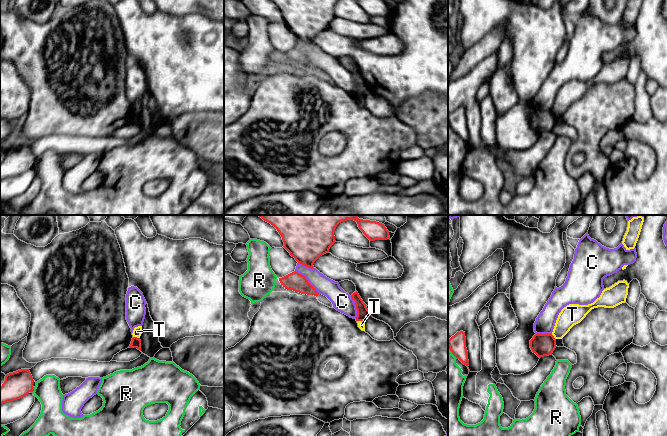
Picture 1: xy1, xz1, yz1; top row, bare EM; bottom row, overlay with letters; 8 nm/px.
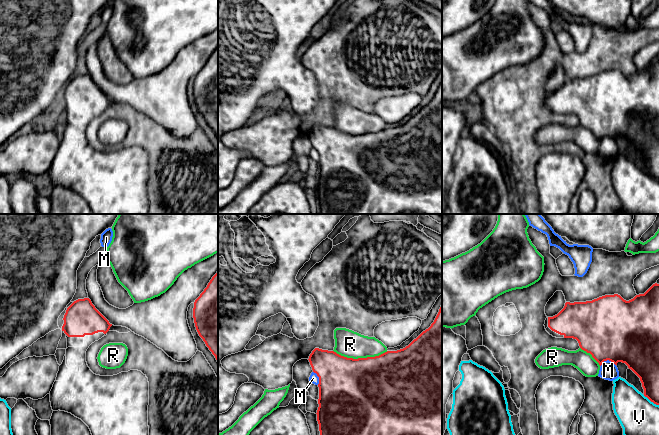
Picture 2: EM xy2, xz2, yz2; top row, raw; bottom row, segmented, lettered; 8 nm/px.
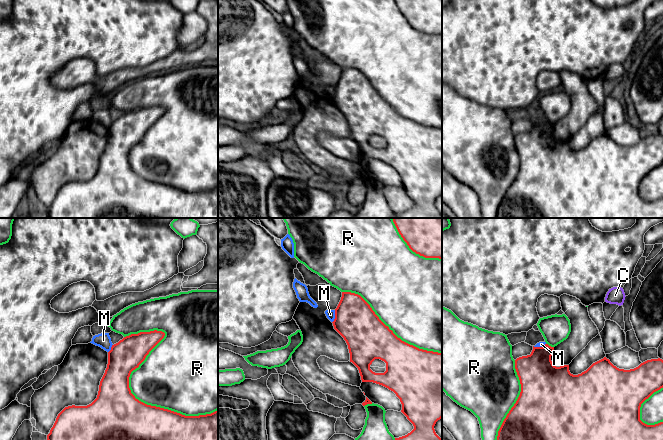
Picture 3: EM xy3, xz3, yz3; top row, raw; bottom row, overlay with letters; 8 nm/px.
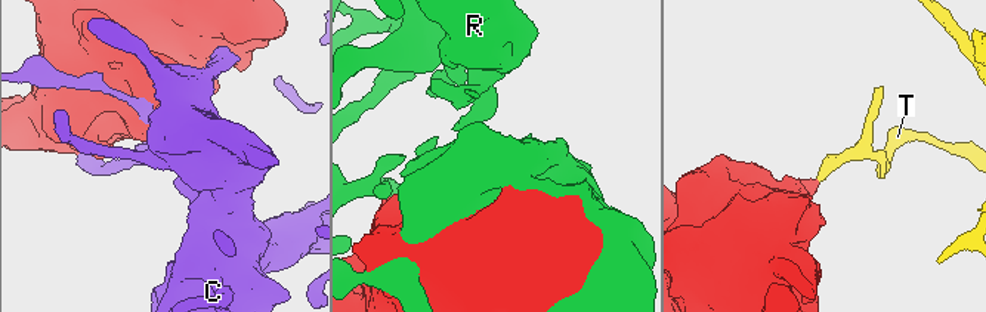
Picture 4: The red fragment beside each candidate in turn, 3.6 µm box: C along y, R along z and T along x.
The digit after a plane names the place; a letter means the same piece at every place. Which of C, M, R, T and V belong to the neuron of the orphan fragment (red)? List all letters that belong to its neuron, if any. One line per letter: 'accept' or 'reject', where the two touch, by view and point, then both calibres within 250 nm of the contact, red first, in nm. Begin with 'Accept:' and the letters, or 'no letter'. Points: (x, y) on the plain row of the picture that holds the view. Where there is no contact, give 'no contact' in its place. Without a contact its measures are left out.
Accept: no letter
C: reject; meets red in xz1 at (307, 56); 150 nm thick on the red side, 140 nm on the other
M: reject; meets red in yz2 at (607, 135); 500 nm thick on the red side, 140 nm on the other
R: reject; meets red in xy3 at (128, 162); 400 nm thick on the red side, 400 nm on the other
T: reject; meets red in xy1 at (136, 113); 80 nm thick on the red side, 70 nm on the other
V: reject; meets red in yz2 at (651, 177); 180 nm thick on the red side, 320 nm on the other

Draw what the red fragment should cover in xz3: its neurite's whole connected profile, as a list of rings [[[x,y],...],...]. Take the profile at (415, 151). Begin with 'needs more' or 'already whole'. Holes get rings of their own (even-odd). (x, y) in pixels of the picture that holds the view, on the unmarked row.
already whole; [[[342,68],[335,85],[334,105],[344,114],[350,138],[359,146],[362,158],[373,158],[393,167],[402,180],[401,188],[414,205],[395,218],[442,218],[434,202],[442,194],[442,129],[419,125],[398,114],[358,70]],[[375,135],[386,139],[384,149],[375,149],[370,141]]]

